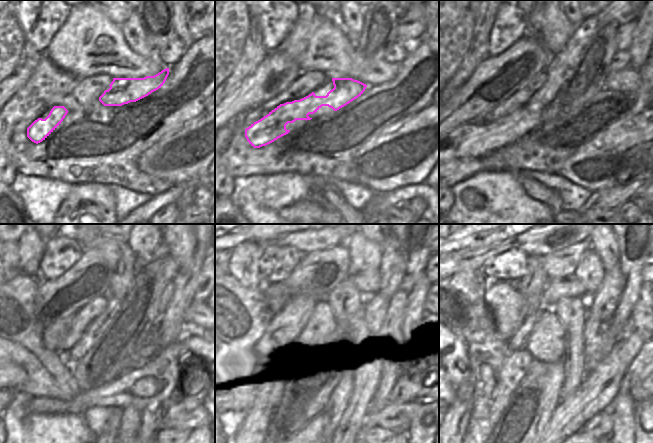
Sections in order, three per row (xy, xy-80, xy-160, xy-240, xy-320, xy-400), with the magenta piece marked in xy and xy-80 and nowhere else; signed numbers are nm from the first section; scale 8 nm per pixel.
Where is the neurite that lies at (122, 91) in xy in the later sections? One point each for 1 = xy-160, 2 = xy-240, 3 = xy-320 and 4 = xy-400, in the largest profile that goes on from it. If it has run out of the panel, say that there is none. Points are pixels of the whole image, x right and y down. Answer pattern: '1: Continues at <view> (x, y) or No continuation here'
1: Continues at xy-160 (472, 139)
2: Continues at xy-240 (11, 376)
3: No continuation here
4: No continuation here

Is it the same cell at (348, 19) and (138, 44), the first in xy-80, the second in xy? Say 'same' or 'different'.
same

